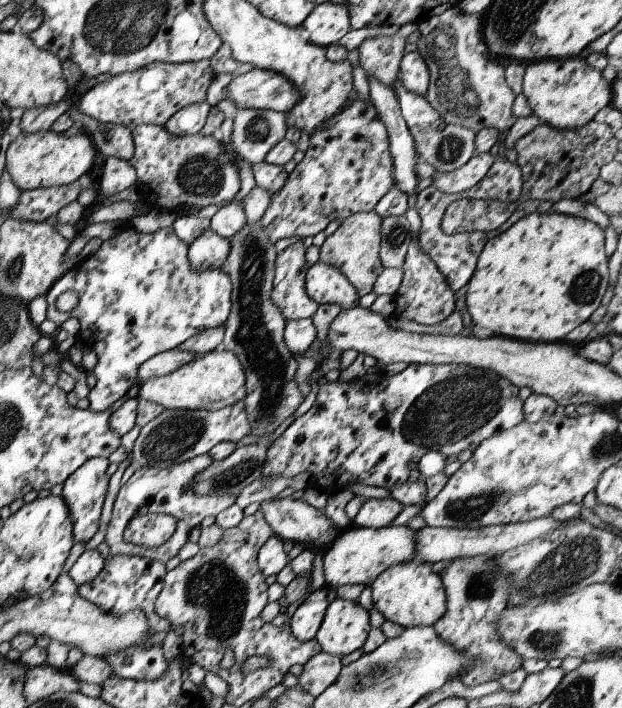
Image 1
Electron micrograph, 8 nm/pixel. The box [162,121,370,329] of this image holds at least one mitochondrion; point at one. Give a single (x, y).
(199, 175)

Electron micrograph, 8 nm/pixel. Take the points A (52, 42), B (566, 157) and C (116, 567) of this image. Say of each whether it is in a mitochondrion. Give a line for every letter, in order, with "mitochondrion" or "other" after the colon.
A: other
B: other
C: other

